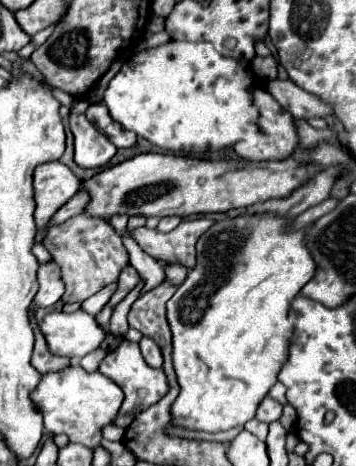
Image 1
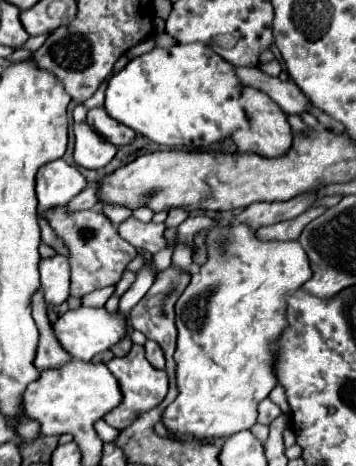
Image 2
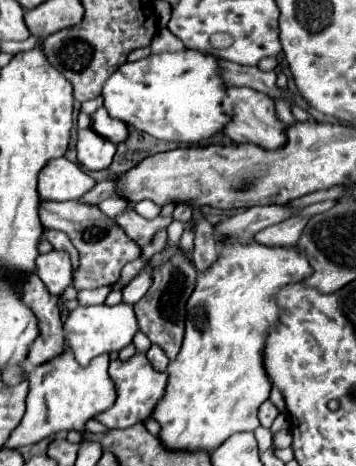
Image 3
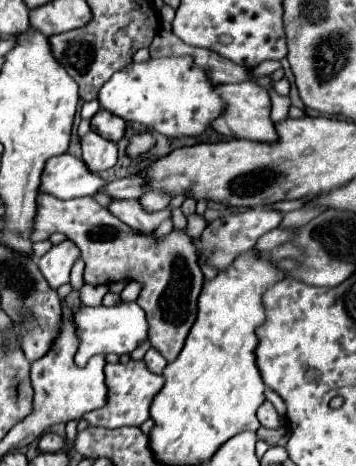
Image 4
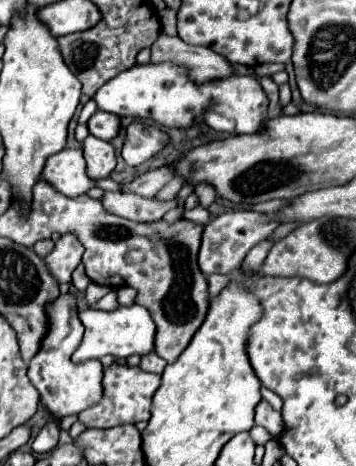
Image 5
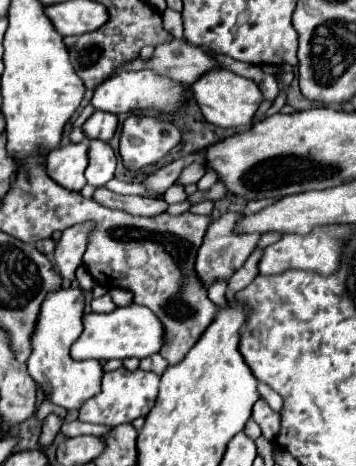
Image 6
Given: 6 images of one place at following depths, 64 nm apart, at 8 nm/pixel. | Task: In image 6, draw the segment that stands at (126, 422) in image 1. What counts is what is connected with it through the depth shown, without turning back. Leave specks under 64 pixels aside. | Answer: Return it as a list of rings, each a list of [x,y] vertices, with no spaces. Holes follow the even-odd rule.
[[[118,368],[112,372],[106,372],[102,378],[102,392],[100,396],[94,396],[92,400],[88,400],[88,404],[84,404],[80,408],[80,420],[82,422],[90,422],[90,424],[102,424],[102,426],[118,426],[118,424],[126,424],[132,422],[136,418],[146,418],[148,412],[152,410],[152,404],[156,400],[158,394],[158,384],[160,384],[160,376],[154,372],[144,372],[144,370],[126,370],[126,368]]]

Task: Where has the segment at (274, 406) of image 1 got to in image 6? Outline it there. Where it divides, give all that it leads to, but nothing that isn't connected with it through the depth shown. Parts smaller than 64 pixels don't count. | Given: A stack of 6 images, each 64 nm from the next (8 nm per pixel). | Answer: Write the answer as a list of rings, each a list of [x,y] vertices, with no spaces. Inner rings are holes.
[[[262,398],[254,404],[252,420],[258,422],[258,426],[262,428],[264,438],[268,438],[268,440],[274,440],[276,434],[280,432],[280,414],[274,412]]]

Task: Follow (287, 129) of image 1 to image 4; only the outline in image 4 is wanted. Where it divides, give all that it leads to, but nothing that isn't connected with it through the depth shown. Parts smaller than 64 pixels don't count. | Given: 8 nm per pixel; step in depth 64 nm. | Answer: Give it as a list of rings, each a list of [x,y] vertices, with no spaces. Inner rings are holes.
[[[240,82],[240,84],[226,84],[226,86],[216,86],[216,92],[226,100],[228,110],[220,120],[212,124],[212,128],[228,138],[244,138],[244,140],[254,140],[254,142],[266,142],[274,144],[278,140],[274,122],[270,120],[270,96],[264,92],[258,84],[252,82]]]

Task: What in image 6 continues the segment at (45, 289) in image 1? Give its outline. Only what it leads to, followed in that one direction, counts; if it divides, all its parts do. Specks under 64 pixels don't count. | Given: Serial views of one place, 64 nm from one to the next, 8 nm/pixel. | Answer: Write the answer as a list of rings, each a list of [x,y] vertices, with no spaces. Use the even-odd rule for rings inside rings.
[[[80,224],[62,232],[62,238],[56,244],[52,262],[64,280],[70,280],[70,282],[74,280],[74,272],[82,264],[82,254],[86,250],[86,236],[90,230],[92,230],[92,224]]]

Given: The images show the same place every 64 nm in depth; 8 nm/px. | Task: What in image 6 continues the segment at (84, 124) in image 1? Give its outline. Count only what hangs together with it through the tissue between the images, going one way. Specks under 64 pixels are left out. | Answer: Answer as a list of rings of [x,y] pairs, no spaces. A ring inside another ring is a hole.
[[[88,140],[88,168],[86,180],[92,186],[104,186],[108,180],[114,178],[116,170],[116,156],[108,142],[102,140]]]

